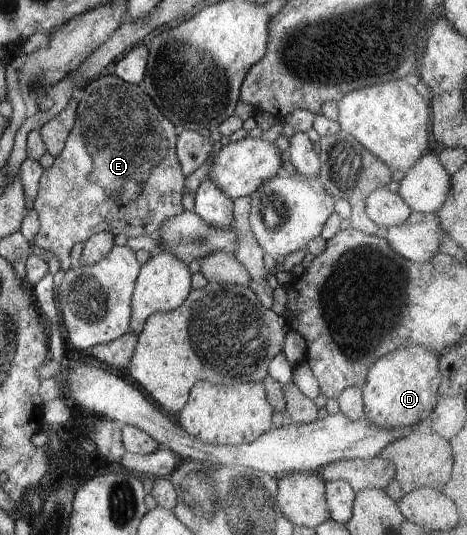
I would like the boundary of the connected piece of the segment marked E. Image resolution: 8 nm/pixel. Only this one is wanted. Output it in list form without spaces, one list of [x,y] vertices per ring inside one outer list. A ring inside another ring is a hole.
[[[99,76],[86,84],[82,87],[83,97],[77,104],[74,127],[55,163],[45,169],[33,203],[39,219],[34,247],[55,255],[63,270],[77,267],[77,261],[71,257],[71,249],[76,243],[85,242],[100,232],[125,235],[128,239],[152,236],[167,223],[167,219],[185,211],[182,195],[186,176],[176,155],[176,126],[137,85],[111,76]]]

